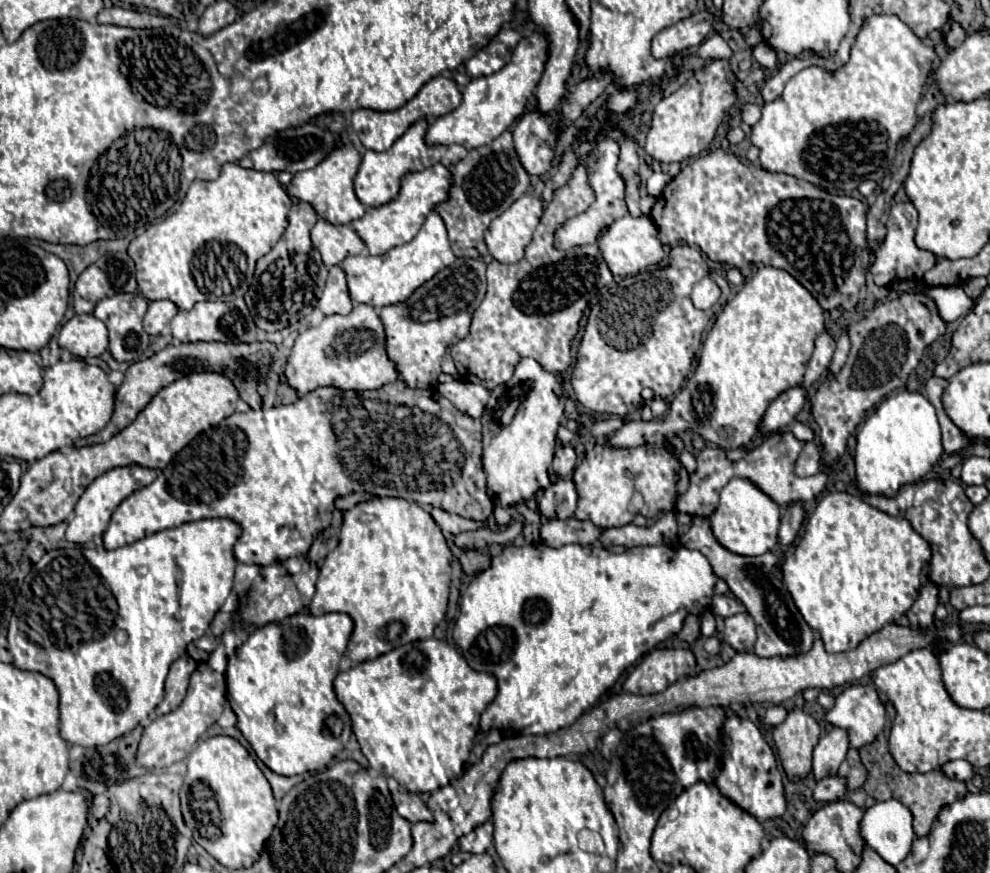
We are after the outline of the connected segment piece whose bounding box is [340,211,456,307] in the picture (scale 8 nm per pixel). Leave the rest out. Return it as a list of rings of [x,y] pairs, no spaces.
[[[432,211],[426,217],[420,233],[410,243],[406,243],[402,247],[394,247],[392,251],[388,251],[386,255],[380,255],[380,257],[372,257],[372,255],[348,257],[342,261],[340,267],[346,273],[348,291],[350,291],[352,301],[366,303],[370,307],[386,307],[386,305],[396,305],[396,303],[402,303],[404,299],[408,299],[408,295],[412,295],[412,291],[416,291],[420,285],[424,285],[444,267],[450,267],[454,261],[456,261],[456,257],[450,249],[444,221],[440,219],[440,215],[436,215],[436,211]]]

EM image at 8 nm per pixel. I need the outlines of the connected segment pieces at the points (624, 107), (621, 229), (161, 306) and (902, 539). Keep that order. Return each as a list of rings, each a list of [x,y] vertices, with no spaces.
[[[616,91],[608,97],[608,109],[616,113],[626,113],[636,103],[636,91]]]
[[[626,215],[626,217],[616,219],[600,239],[602,255],[604,255],[614,276],[637,275],[646,267],[660,263],[664,259],[664,249],[662,249],[662,243],[658,241],[656,235],[658,235],[658,229],[648,215],[642,215],[642,217]]]
[[[150,301],[144,317],[144,329],[148,335],[160,335],[162,329],[172,321],[178,307],[172,301]]]
[[[836,491],[828,493],[806,523],[796,551],[782,565],[782,581],[788,587],[804,621],[820,633],[826,651],[850,651],[880,627],[898,621],[914,603],[918,589],[928,581],[930,545],[902,517],[890,517],[864,499]]]

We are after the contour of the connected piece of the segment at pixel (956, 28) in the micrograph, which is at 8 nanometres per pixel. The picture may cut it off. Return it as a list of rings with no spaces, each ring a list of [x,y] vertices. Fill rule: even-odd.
[[[952,23],[950,33],[946,35],[946,45],[956,47],[956,45],[960,45],[962,41],[964,41],[964,29],[960,27],[960,23]]]

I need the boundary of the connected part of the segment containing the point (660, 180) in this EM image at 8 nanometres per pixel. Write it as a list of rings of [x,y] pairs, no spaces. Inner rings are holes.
[[[652,173],[650,175],[650,179],[646,181],[646,191],[648,191],[648,195],[652,195],[652,197],[658,197],[660,193],[662,193],[662,189],[666,187],[666,183],[670,181],[670,175],[666,175],[666,173]]]

